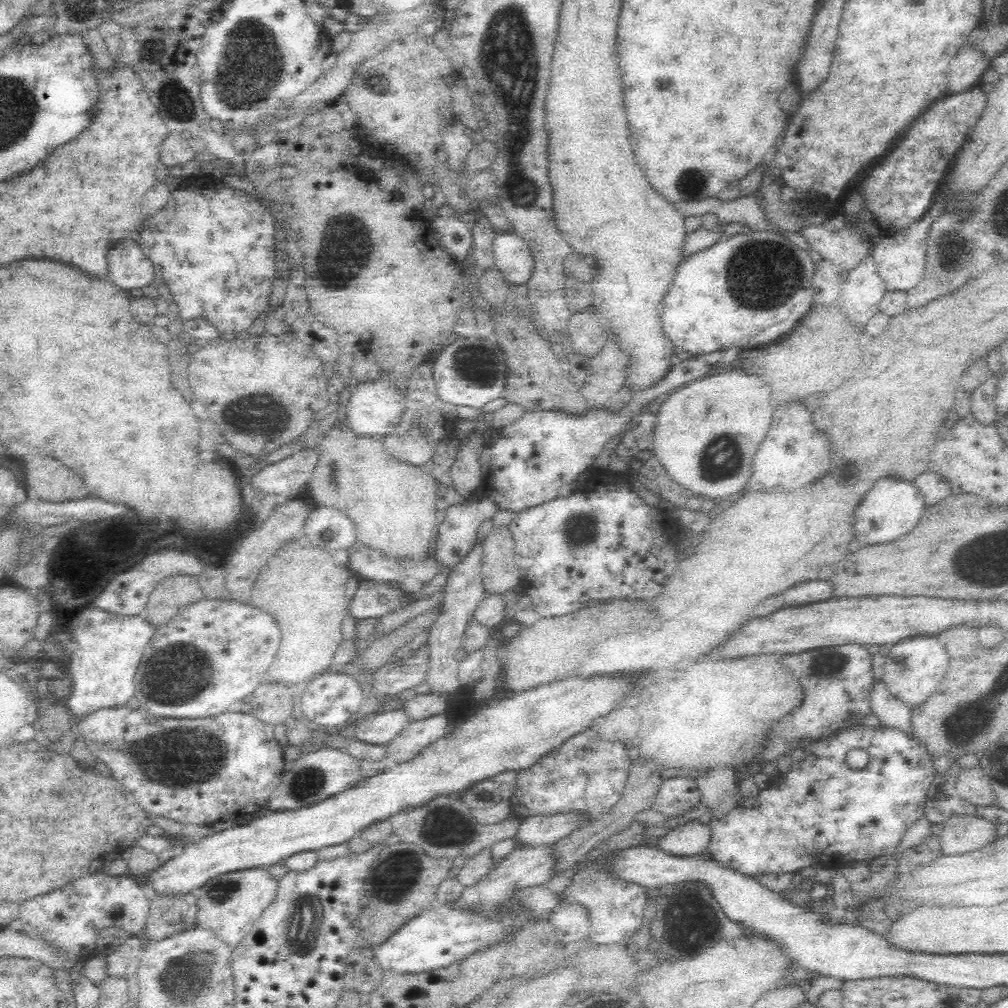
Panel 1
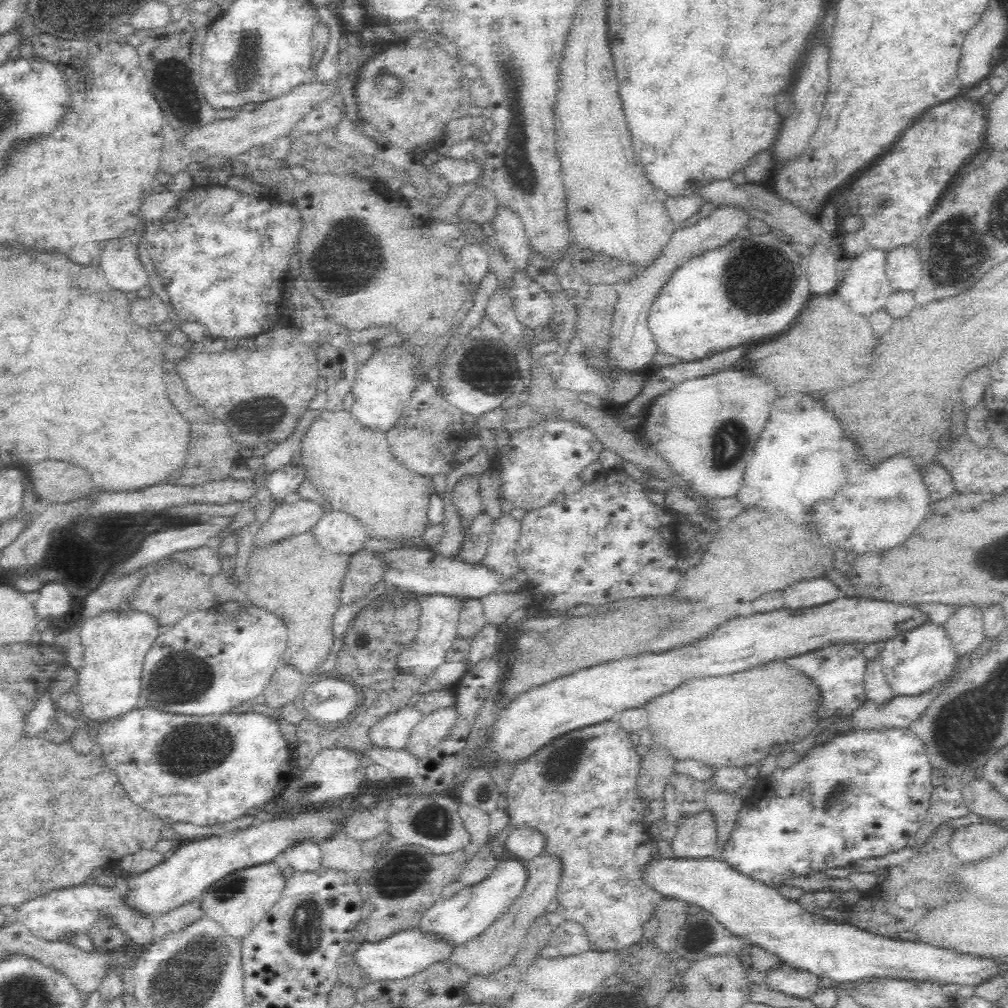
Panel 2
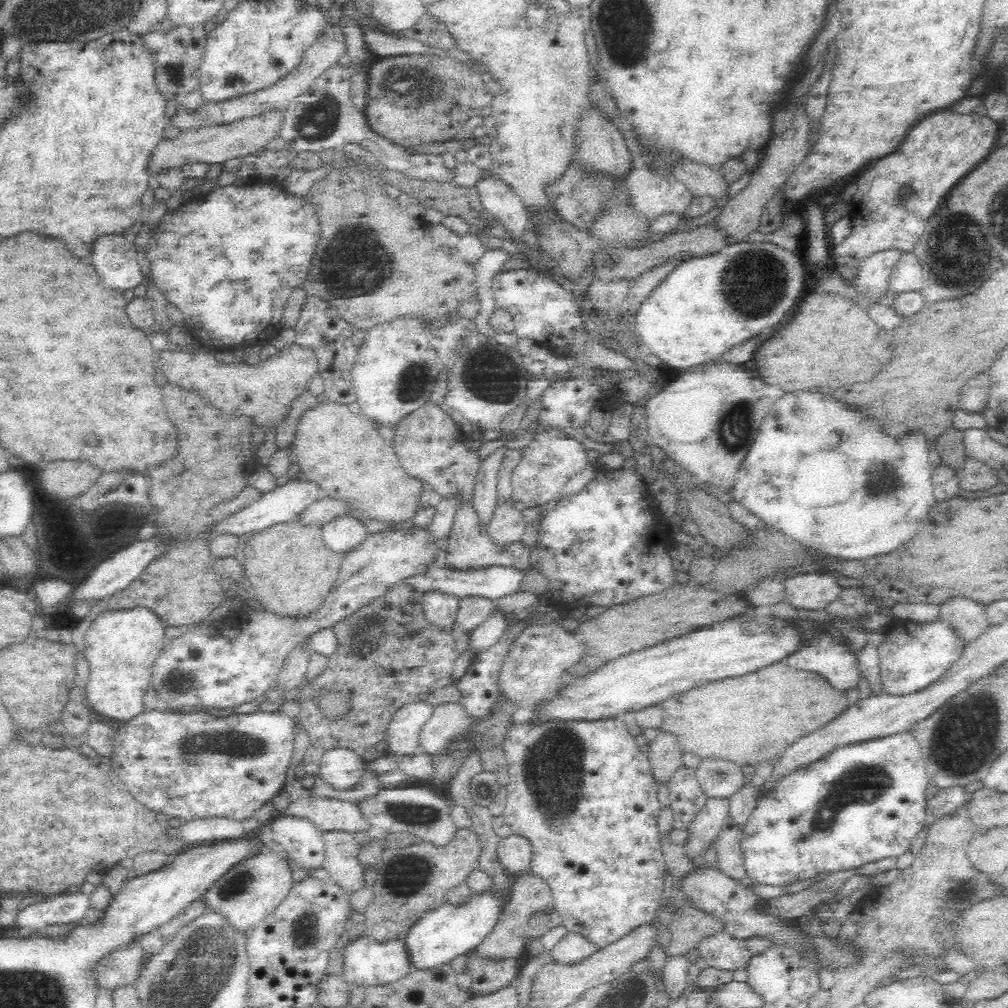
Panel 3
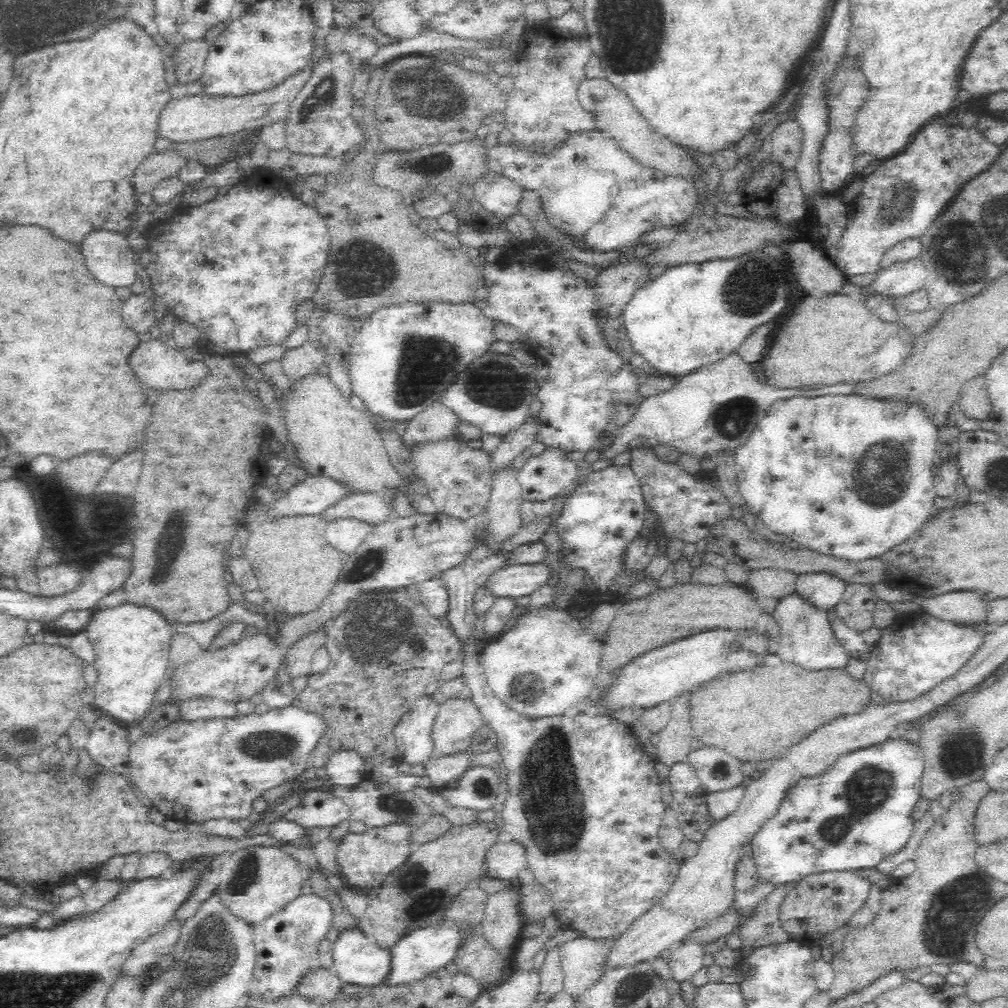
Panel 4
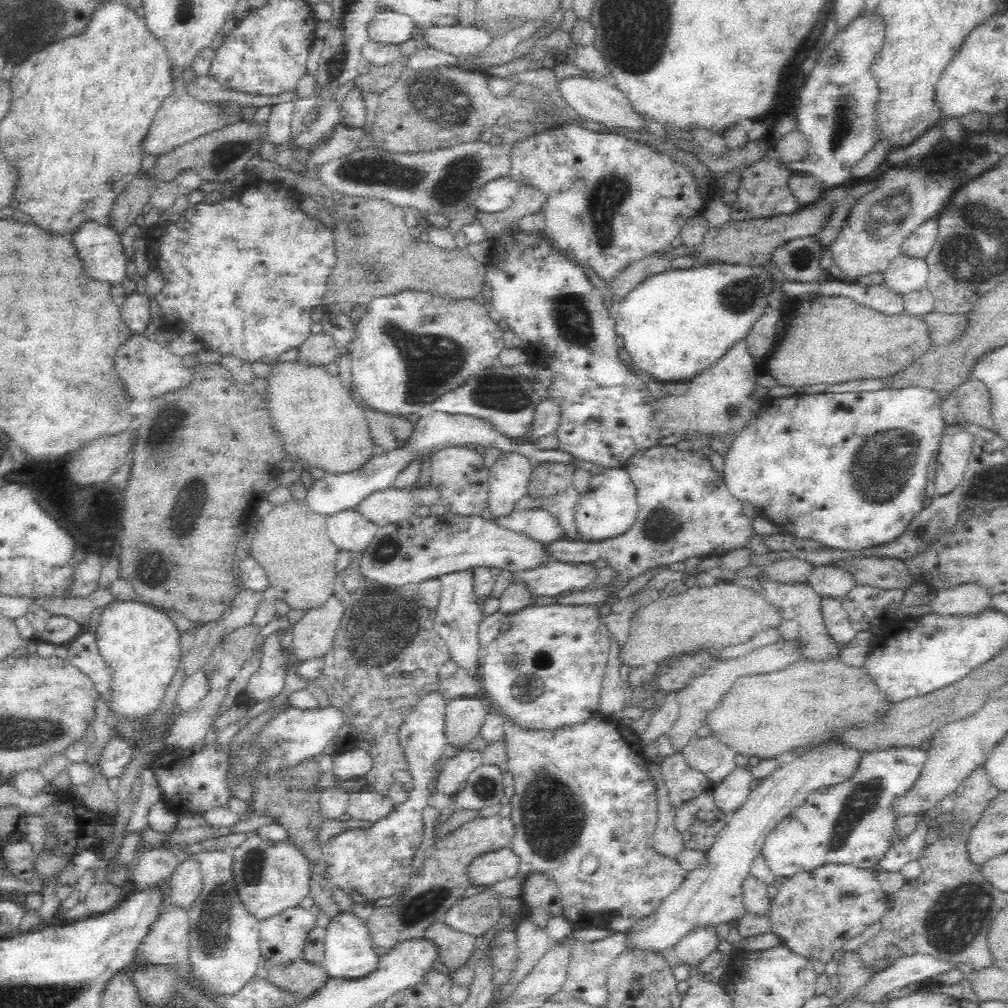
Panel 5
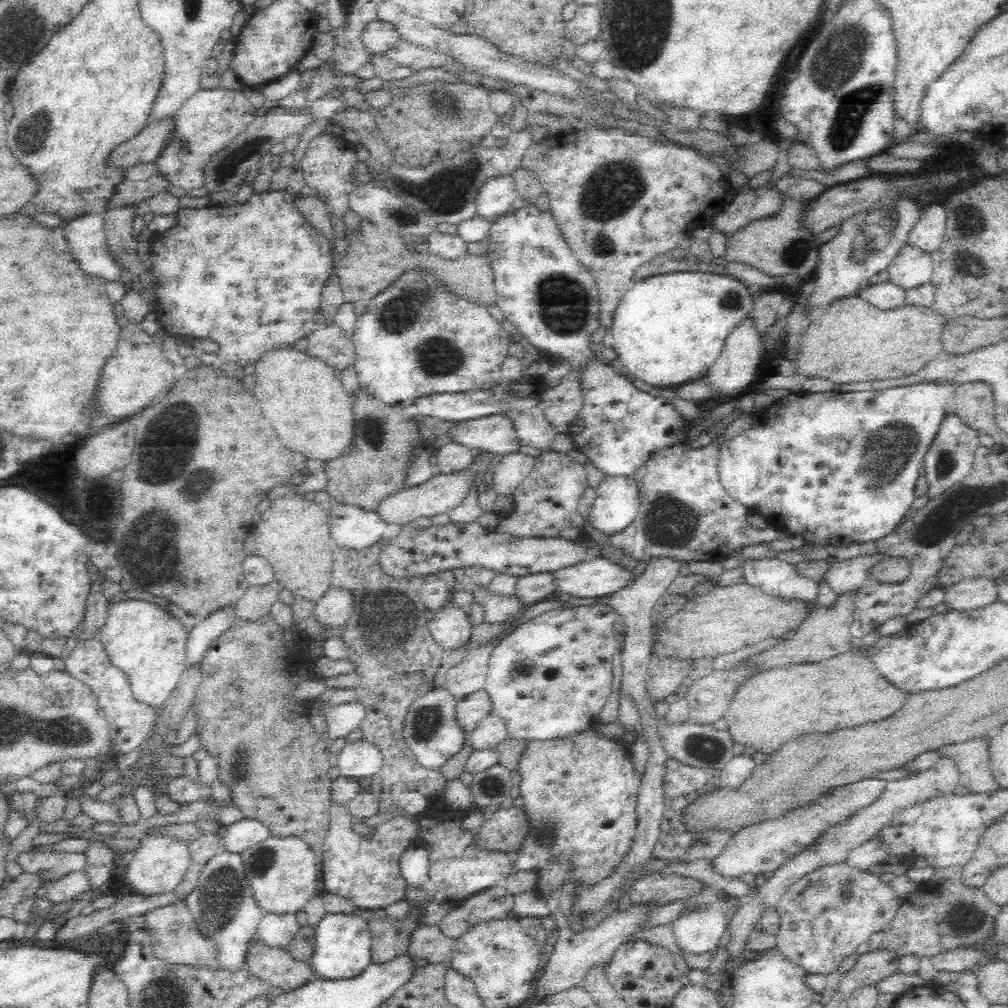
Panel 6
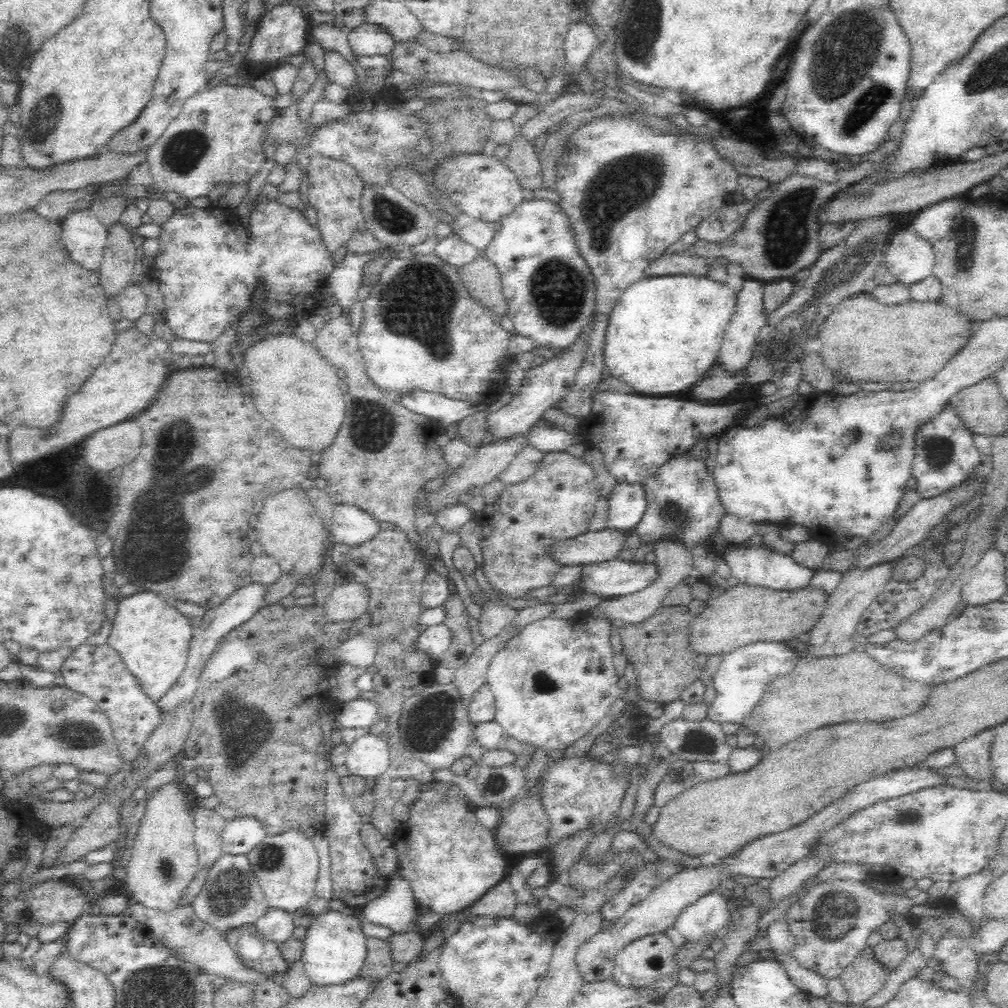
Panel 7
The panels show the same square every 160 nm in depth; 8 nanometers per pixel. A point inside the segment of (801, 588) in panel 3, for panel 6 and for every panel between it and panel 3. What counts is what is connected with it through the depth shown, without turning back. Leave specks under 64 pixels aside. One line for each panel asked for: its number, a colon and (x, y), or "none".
4: (822, 590)
5: (827, 581)
6: (845, 577)

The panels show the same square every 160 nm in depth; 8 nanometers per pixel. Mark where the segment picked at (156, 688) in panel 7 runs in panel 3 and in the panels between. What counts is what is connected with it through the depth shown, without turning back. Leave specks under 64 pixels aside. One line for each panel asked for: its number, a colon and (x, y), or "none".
3: (120, 646)
4: (130, 643)
5: (140, 645)
6: (148, 645)

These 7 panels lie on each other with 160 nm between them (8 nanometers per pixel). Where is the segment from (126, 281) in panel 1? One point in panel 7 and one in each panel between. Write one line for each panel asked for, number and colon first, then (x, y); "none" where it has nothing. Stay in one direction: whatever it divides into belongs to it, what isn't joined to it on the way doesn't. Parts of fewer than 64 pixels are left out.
2: (120, 262)
3: (114, 257)
4: (108, 255)
5: (101, 251)
6: (86, 235)
7: (83, 232)

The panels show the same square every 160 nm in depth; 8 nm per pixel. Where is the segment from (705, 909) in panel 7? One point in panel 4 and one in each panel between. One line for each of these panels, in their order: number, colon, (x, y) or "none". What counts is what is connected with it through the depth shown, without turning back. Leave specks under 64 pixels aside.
4: (685, 960)
5: (691, 950)
6: (697, 933)

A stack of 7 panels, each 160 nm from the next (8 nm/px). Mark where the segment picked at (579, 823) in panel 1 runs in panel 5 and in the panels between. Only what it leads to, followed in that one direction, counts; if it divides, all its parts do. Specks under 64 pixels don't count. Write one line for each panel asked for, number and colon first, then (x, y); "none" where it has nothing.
2: (526, 842)
3: (515, 851)
4: (505, 860)
5: (502, 864)

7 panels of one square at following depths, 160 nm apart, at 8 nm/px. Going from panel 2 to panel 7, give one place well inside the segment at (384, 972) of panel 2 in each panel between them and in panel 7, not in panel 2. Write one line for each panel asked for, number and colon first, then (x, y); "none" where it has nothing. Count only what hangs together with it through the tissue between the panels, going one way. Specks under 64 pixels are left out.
3: (367, 963)
4: (359, 962)
5: (349, 953)
6: (343, 950)
7: (335, 949)

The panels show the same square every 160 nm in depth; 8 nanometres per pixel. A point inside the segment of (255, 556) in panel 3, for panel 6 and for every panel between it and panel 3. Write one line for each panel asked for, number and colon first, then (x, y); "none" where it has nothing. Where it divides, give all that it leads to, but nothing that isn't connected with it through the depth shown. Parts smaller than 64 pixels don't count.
4: (295, 569)
5: (291, 544)
6: (293, 536)

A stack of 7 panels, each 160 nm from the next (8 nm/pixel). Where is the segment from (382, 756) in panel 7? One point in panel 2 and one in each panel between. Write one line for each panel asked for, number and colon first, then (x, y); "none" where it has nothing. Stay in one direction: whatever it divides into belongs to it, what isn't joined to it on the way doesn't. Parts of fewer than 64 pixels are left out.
2: (334, 772)
3: (340, 768)
4: (344, 768)
5: (353, 764)
6: (357, 759)

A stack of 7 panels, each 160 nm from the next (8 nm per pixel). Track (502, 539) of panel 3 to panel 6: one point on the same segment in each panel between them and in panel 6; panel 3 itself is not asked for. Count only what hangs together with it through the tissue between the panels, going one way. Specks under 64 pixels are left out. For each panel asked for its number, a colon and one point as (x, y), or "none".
4: (503, 507)
5: (510, 476)
6: (508, 474)

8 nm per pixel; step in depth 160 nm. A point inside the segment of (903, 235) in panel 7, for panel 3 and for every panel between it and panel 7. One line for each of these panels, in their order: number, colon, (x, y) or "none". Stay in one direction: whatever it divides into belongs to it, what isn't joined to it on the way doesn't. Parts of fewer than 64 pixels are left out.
3: (906, 275)
4: (901, 278)
5: (904, 274)
6: (911, 268)

